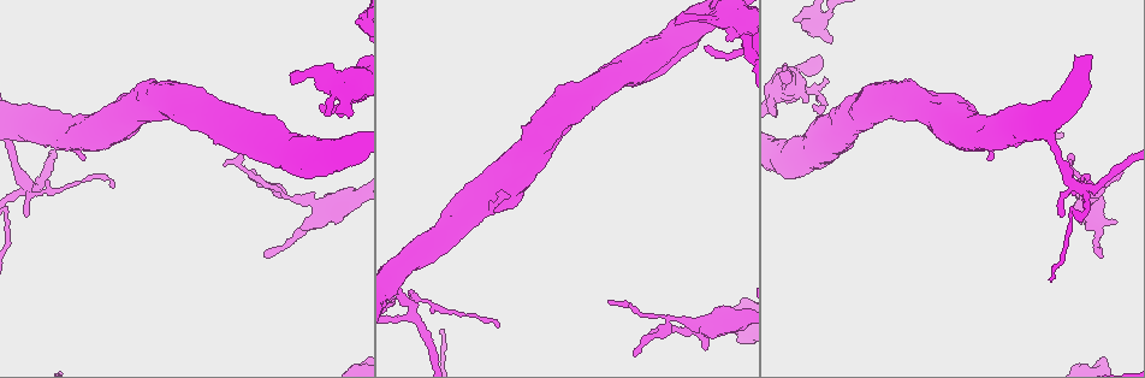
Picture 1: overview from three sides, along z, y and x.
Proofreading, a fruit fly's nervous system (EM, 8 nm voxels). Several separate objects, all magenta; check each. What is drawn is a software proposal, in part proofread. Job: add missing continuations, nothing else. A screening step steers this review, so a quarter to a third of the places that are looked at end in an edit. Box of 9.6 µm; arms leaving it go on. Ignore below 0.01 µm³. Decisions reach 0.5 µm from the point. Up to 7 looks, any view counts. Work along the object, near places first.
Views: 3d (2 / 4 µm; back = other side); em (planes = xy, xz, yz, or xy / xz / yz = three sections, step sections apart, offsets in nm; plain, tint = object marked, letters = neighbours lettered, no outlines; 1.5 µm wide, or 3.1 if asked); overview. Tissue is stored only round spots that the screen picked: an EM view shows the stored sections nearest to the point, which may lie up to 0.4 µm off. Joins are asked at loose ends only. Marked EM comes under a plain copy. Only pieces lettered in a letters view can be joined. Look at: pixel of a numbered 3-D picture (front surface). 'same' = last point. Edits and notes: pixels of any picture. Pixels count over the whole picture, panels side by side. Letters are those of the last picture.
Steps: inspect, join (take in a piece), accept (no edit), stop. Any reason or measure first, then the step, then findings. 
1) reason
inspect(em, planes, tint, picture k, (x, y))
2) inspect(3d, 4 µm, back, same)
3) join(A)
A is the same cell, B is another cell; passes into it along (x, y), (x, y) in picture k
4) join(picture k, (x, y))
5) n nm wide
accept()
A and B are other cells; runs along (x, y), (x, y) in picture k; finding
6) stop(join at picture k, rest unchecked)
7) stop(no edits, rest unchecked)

thick end
inspect(em, planes, letters, picture 1, (803, 103))

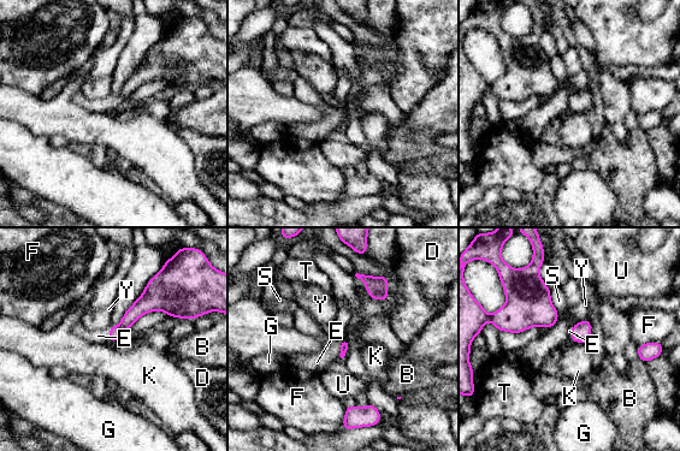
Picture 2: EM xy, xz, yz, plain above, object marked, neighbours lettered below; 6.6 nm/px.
S touches over 170 nm
join(E)
E is the same cell, B, D, F, G, K, S, T, U and Y are other cells; passes into it along (344, 344), (341, 348), (317, 362) in picture 2; the neuron continues

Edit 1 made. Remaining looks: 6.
thin end
inspect(3d, 4 µm, picture 1, (1101, 257))

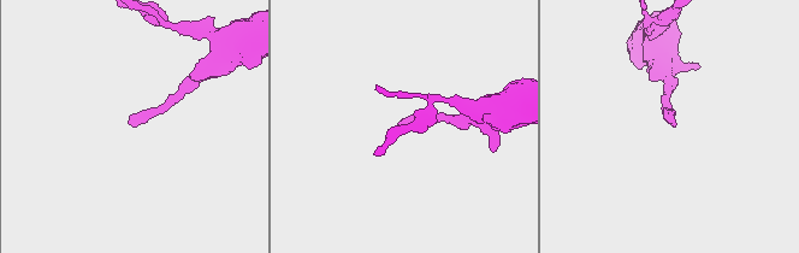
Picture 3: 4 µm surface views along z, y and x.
inspect(em, yz, step 4, letters, picture 3, (130, 124))

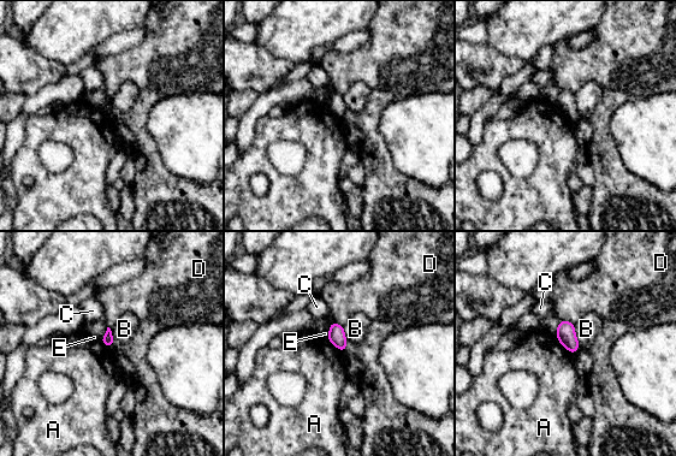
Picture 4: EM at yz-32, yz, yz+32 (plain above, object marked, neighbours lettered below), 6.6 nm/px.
another direction
inspect(em, planes, letters, same)

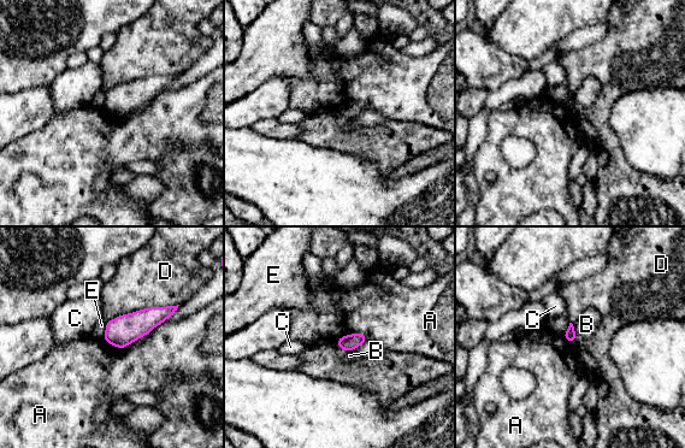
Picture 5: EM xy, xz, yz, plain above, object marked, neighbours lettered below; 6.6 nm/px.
accept()
A, B, C, D and E are other cells; border along (367, 340), (346, 334), (335, 342) in picture 5; none of them fits

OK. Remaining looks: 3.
thick end
inspect(em, planes, letters, picture 1, (708, 346))

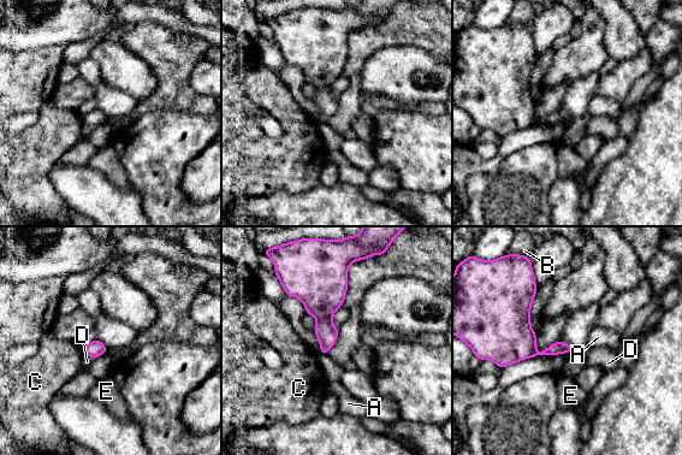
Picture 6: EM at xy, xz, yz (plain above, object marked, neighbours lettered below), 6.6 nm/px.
D touches over 90 nm
accept()
A, B, C, D and E are other cells; no lettered piece goes on from it

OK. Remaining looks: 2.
stop(join at picture 2, rest unchecked)

